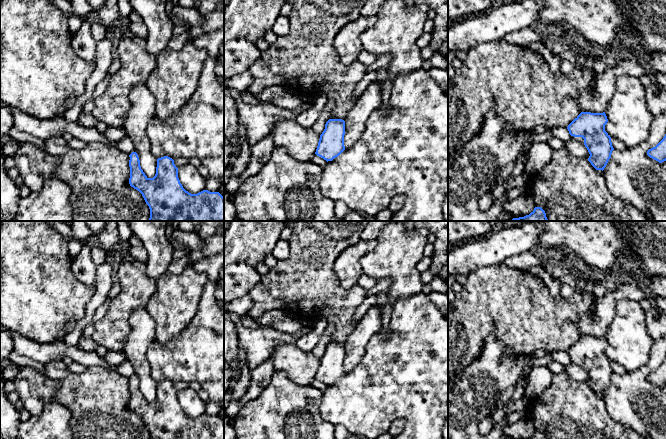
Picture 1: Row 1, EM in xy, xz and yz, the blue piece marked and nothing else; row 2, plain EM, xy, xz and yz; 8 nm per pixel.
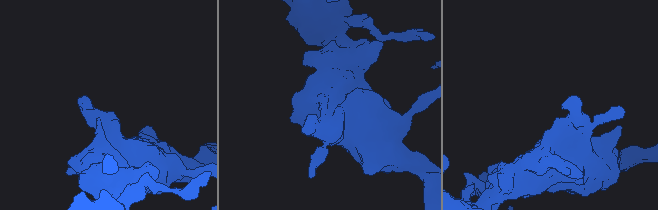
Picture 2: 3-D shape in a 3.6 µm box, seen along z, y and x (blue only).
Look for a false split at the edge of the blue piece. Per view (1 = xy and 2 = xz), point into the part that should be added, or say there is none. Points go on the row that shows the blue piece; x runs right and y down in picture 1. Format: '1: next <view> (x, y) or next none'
1: next none
2: next none

